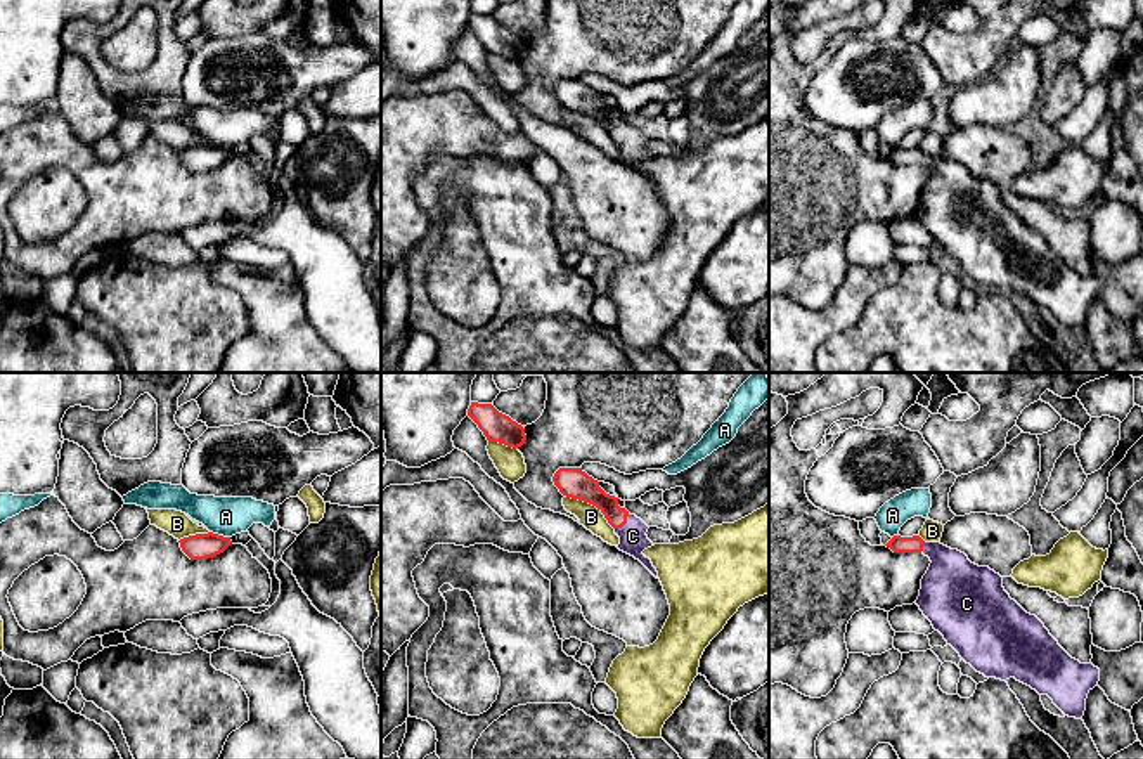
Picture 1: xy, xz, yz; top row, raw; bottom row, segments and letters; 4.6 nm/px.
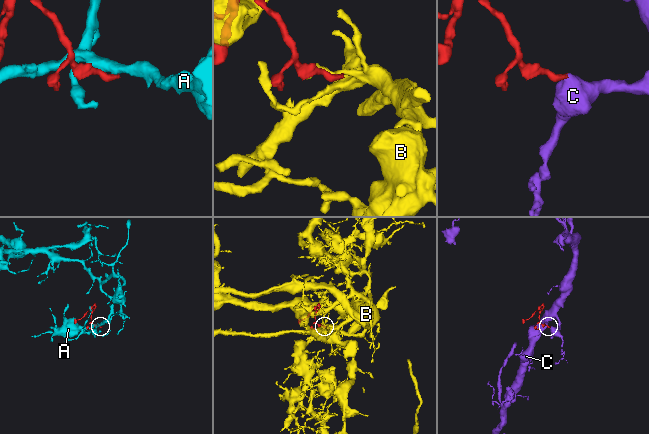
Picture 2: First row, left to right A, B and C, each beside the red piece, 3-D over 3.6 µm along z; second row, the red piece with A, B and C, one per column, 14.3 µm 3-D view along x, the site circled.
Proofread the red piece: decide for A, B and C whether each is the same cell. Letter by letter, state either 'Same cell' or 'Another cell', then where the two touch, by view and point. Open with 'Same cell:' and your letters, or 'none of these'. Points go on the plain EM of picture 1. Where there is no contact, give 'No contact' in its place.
Same cell: C
A: Another cell. Touches red at xy (220, 148)
B: Another cell. Touches red at xz (591, 115)
C: Same cell. Touches red at xz (624, 136)

